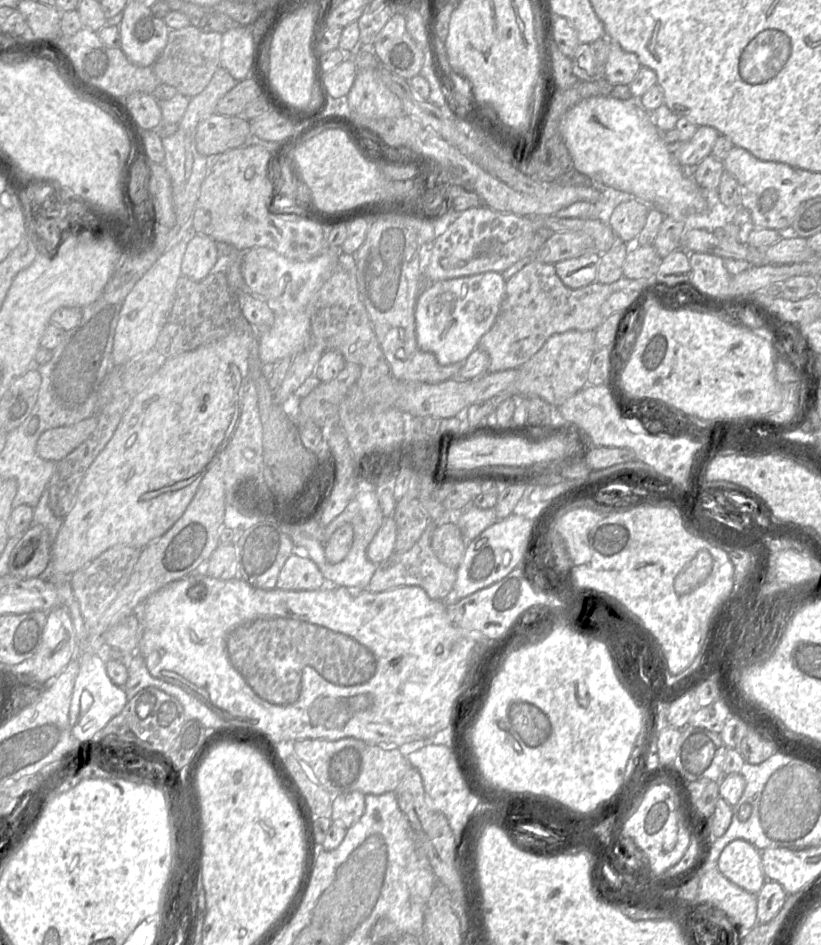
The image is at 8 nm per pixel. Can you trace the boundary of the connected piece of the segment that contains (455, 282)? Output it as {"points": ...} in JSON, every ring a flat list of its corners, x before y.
{"points":[[485,272,436,283,425,284,415,305,415,330,417,344,425,352,432,353,441,365,463,363,478,347,481,337,494,325,504,300,506,280,499,272]]}

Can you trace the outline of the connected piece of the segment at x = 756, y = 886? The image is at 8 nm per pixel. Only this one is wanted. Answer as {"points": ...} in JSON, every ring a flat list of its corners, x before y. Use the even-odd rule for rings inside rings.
{"points":[[741,839,723,849,717,868,730,882,753,895,757,895,766,882,760,852]]}

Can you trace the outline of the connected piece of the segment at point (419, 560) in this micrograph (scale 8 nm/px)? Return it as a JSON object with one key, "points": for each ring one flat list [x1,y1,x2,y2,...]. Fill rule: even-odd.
{"points":[[429,521,421,537,410,550,394,552,377,565,367,589,371,592,383,592,401,586,419,586,433,600,446,599,456,582,457,572,455,568,442,563,431,548,431,539,436,527,435,522]]}

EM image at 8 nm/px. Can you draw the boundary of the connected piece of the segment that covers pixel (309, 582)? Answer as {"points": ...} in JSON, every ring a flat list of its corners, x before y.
{"points":[[292,554,279,572,276,588,291,591,318,590,324,580,318,566,310,558]]}

